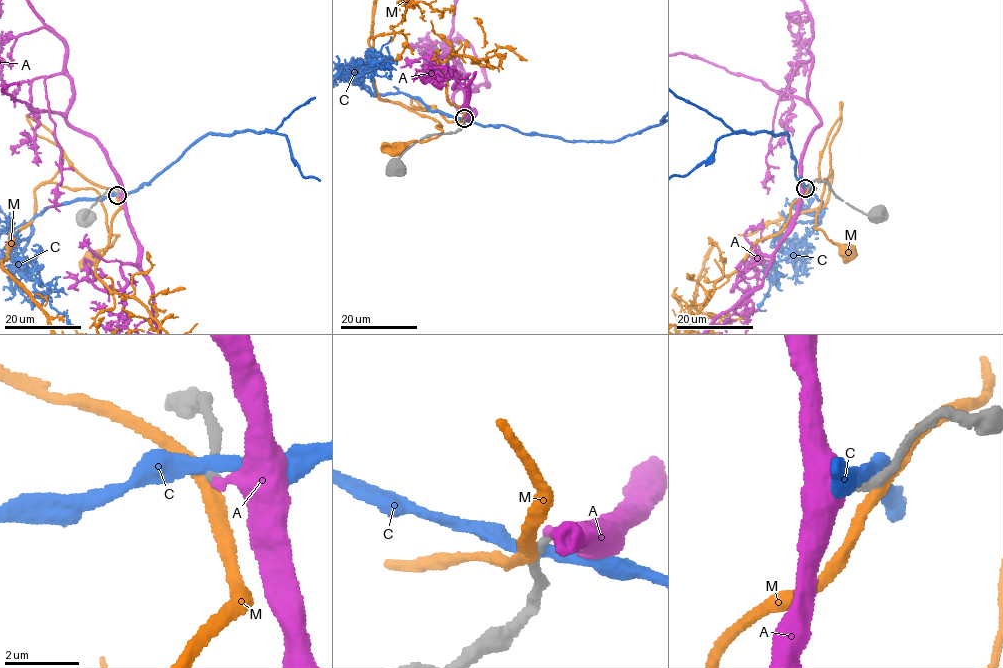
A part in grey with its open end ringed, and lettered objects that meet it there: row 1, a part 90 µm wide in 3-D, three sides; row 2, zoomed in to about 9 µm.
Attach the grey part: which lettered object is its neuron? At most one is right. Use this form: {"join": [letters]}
{"join": ["A"]}

